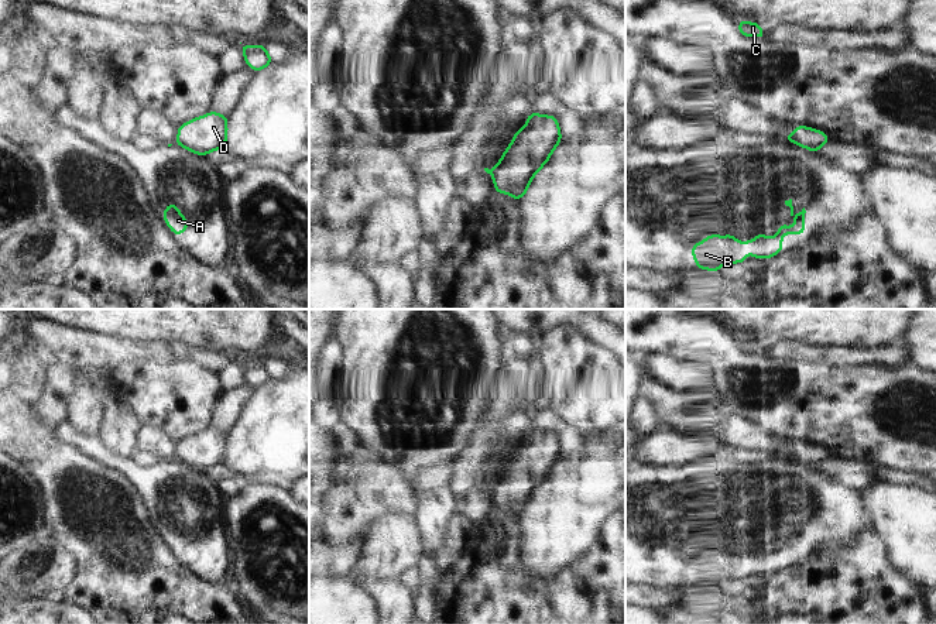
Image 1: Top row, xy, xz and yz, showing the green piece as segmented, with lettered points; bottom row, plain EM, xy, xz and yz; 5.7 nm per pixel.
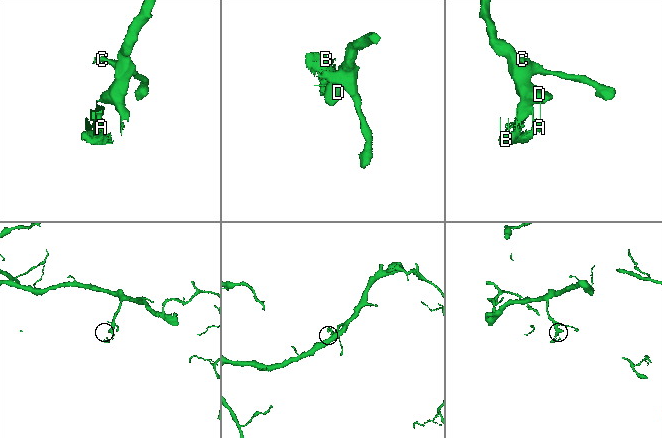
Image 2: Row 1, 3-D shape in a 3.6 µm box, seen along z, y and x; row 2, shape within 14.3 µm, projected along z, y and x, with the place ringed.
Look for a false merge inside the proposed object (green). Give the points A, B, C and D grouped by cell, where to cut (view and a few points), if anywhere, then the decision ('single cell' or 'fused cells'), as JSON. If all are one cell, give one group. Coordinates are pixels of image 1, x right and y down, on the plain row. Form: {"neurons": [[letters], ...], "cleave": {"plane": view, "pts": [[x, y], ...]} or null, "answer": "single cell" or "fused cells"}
{"neurons": [["A", "B"], ["C", "D"]], "cleave": {"plane": "xz", "pts": [[504, 470], [499, 480]]}, "answer": "fused cells"}

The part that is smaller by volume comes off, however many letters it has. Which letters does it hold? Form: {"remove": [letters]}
{"remove": ["A", "B"]}

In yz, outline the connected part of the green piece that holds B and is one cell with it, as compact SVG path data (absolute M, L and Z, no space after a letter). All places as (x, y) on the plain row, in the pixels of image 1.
M792 515L785 517L791 524L791 532L795 534L793 544L788 545L786 539L778 544L774 555L767 553L764 549L758 551L750 558L740 559L733 551L724 553L712 551L703 558L692 562L692 572L697 580L697 586L720 587L724 580L747 579L744 570L752 570L755 575L771 575L782 569L784 551L803 551L805 549L805 524L800 529L793 529Z

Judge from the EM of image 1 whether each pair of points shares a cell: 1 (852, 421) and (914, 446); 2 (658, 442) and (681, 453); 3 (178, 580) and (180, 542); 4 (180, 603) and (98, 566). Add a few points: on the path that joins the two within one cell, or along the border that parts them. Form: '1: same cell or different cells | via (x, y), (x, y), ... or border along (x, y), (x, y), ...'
1: same cell | via (867, 421), (898, 441)
2: same cell | via (664, 446), (675, 448)
3: different cells | border along (161, 532), (175, 555), (206, 580)
4: same cell | via (160, 593), (117, 568)

